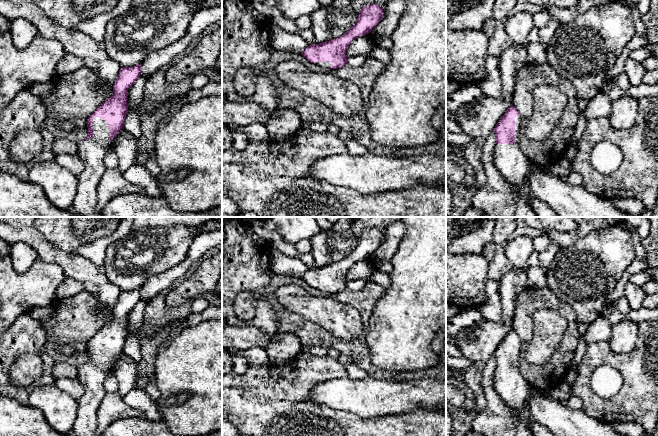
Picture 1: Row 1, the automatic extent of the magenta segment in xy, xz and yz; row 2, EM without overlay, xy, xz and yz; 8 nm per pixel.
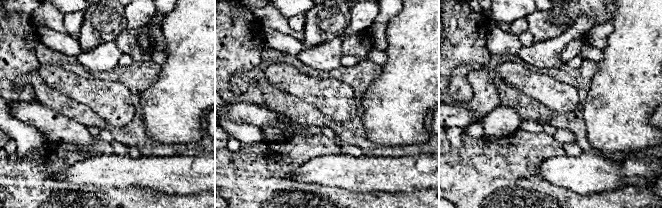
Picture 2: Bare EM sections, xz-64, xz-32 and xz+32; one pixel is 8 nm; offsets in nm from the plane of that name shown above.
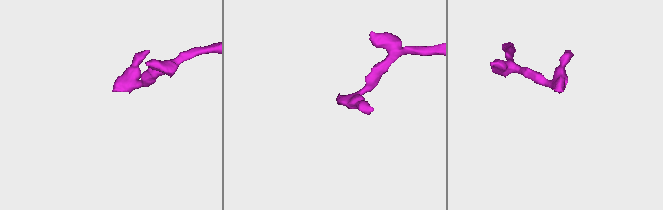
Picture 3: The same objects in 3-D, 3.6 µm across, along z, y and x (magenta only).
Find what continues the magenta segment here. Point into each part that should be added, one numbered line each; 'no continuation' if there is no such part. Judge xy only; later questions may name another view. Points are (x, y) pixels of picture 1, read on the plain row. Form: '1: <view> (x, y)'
1: xy (91, 376)

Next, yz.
1: yz (510, 385)

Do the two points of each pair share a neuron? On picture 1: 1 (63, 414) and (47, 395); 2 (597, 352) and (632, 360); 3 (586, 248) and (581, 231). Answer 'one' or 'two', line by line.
1: one
2: one
3: two

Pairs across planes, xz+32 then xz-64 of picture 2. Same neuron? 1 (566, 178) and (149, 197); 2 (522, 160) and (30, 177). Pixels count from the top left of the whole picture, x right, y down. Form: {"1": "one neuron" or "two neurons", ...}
{"1": "two neurons", "2": "one neuron"}

